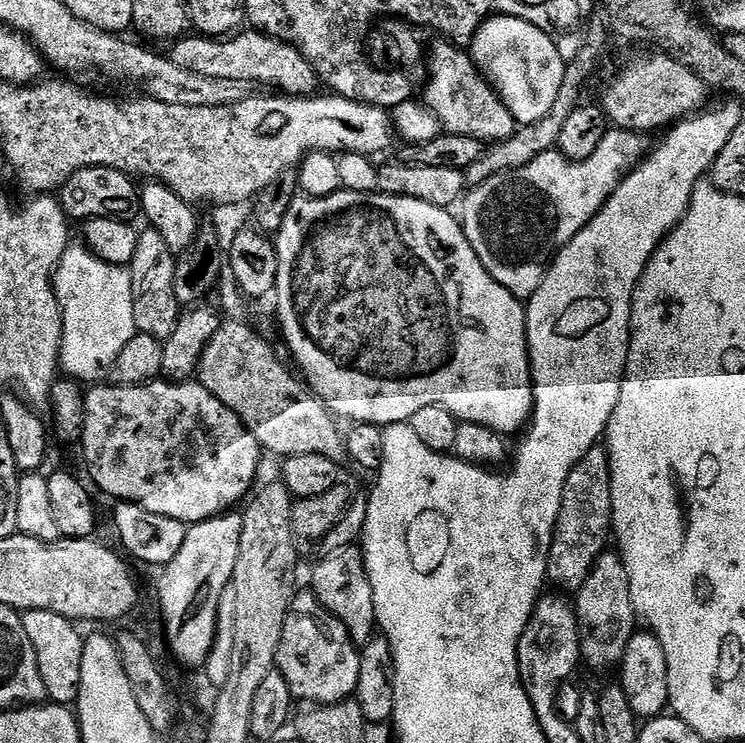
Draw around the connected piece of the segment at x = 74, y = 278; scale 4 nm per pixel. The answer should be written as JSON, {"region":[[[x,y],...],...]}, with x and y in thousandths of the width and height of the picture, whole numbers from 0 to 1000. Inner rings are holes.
{"region":[[[111,326],[93,327],[75,359],[72,373],[75,400],[86,429],[86,448],[81,467],[81,495],[87,507],[129,520],[146,510],[158,476],[173,472],[177,456],[185,452],[180,433],[180,405],[176,394],[176,369],[170,359],[144,355],[118,335]]]}

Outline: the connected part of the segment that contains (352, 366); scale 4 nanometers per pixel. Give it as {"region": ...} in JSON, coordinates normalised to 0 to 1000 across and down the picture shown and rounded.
{"region":[[[455,257],[440,265],[409,264],[392,271],[379,293],[379,304],[368,318],[373,350],[370,370],[370,431],[381,451],[381,463],[392,478],[391,489],[411,513],[415,524],[447,561],[463,560],[467,568],[479,571],[546,571],[566,546],[593,546],[609,557],[613,567],[642,568],[642,573],[658,573],[672,584],[697,583],[714,563],[714,490],[709,486],[709,427],[699,400],[685,396],[647,358],[642,342],[631,331],[621,300],[612,296],[600,280],[577,277],[561,266],[545,266],[522,261],[510,264],[498,258]]]}

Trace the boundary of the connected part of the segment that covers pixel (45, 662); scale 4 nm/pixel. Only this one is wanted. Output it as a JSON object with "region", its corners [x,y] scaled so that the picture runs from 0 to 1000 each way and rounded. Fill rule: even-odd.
{"region":[[[50,818],[32,824],[30,833],[35,859],[40,859],[40,869],[46,869],[46,880],[51,886],[51,907],[56,907],[56,918],[64,930],[63,941],[72,948],[101,949],[110,918],[110,875],[114,863],[114,857],[107,856],[102,847],[106,844],[83,826]]]}

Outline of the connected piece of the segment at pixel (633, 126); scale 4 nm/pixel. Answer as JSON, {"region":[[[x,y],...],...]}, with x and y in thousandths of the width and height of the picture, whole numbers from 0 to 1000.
{"region":[[[866,70],[870,70],[866,75],[851,77],[812,116],[808,144],[812,156],[826,171],[860,180],[885,179],[941,149],[952,139],[953,120],[942,110],[942,105],[937,105],[937,100],[932,100],[932,94],[921,94],[915,83],[905,83],[905,78],[899,78],[893,70]]]}

